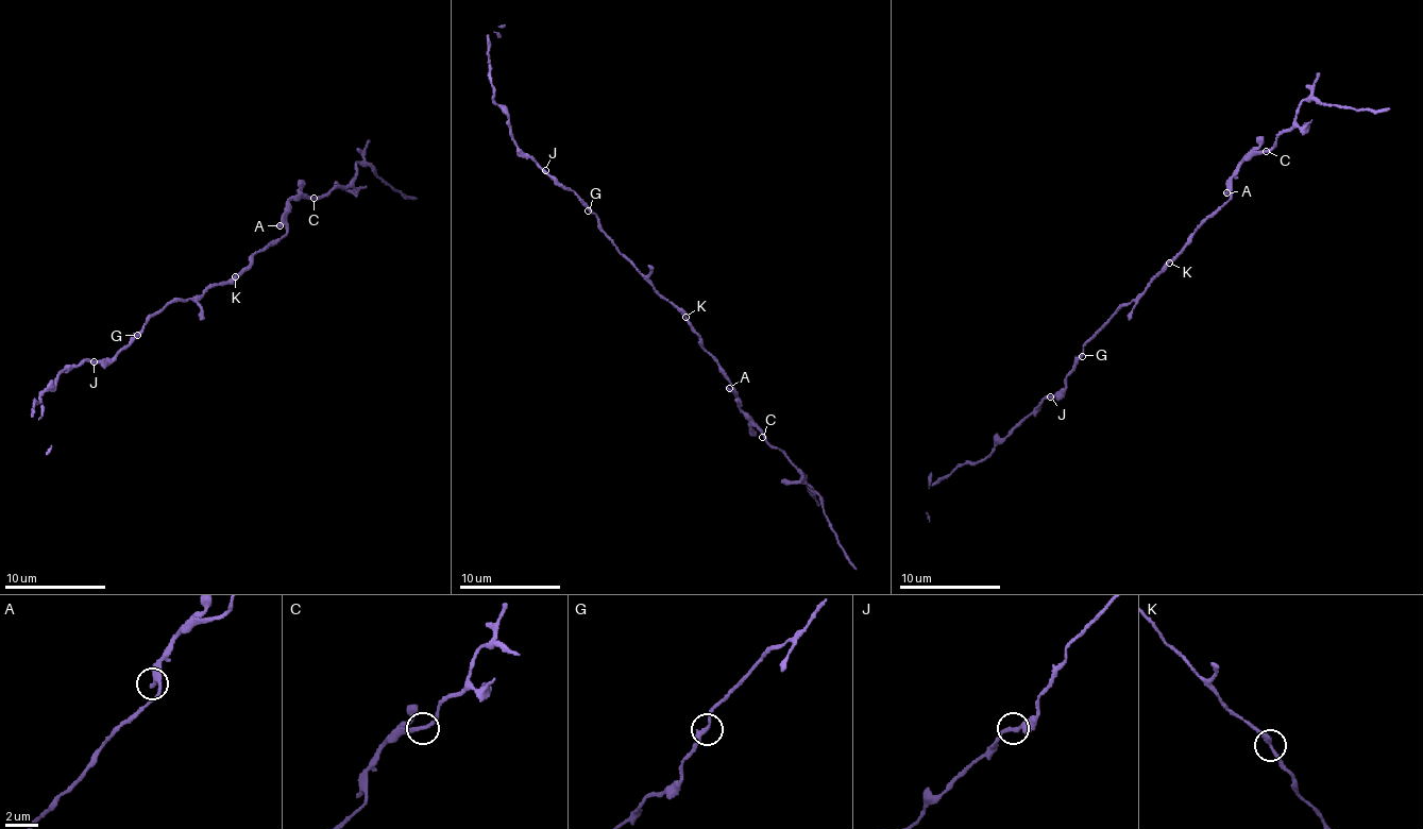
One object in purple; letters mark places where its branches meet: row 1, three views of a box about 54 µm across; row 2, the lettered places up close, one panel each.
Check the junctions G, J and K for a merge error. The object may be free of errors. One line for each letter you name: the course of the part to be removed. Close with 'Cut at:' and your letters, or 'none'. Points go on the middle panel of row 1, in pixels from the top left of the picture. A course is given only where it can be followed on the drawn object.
K: foreign part runs (685, 318), (737, 392), (739, 408), (819, 495), (826, 521), (856, 569)
Cut at: K

